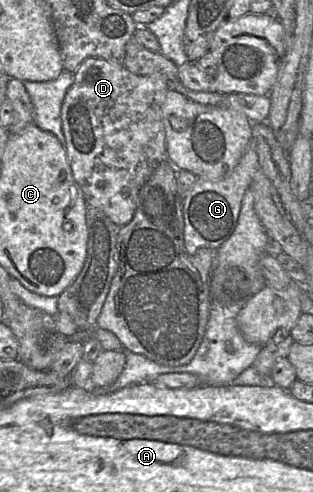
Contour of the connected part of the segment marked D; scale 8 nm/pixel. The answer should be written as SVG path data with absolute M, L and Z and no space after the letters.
M94 57L85 59L73 75L74 82L67 90L61 107L64 147L72 174L87 206L100 209L120 227L132 220L141 188L167 158L162 107L170 81L160 72L141 76L122 64Z

